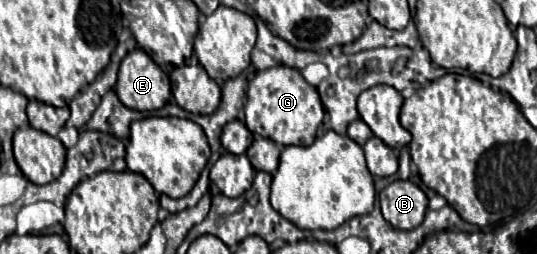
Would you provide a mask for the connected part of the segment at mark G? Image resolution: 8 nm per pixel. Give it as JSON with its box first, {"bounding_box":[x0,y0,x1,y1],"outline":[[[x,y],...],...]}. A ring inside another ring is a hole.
{"bounding_box":[245,66,323,146],"outline":[[[273,66],[269,70],[257,72],[249,82],[247,104],[245,104],[245,124],[251,132],[269,138],[281,146],[307,146],[313,144],[317,136],[317,126],[323,122],[323,104],[313,86],[309,86],[299,70],[289,66]]]}

